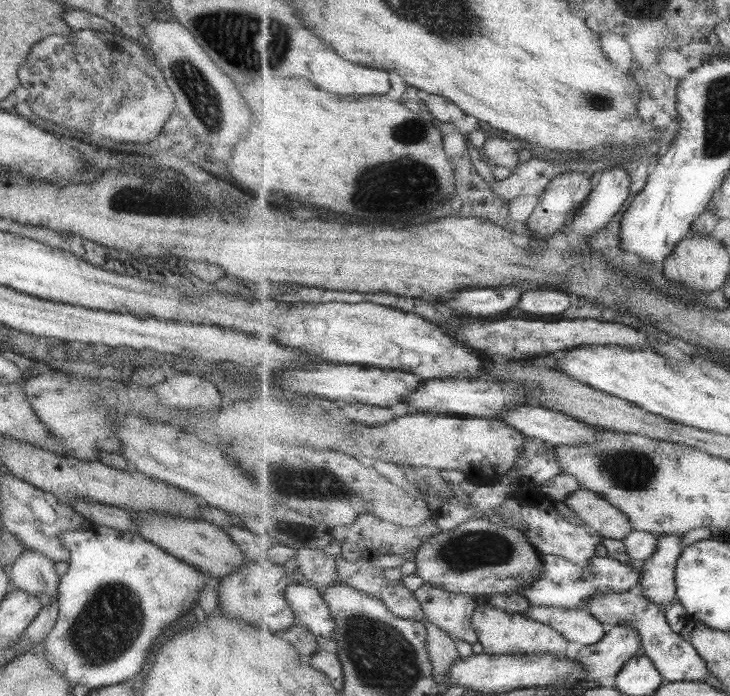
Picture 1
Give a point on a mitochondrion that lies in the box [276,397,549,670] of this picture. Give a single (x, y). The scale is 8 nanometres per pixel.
(469, 549)

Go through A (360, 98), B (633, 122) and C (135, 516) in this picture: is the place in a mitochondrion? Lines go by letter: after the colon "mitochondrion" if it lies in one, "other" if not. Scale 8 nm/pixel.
A: other
B: other
C: other

